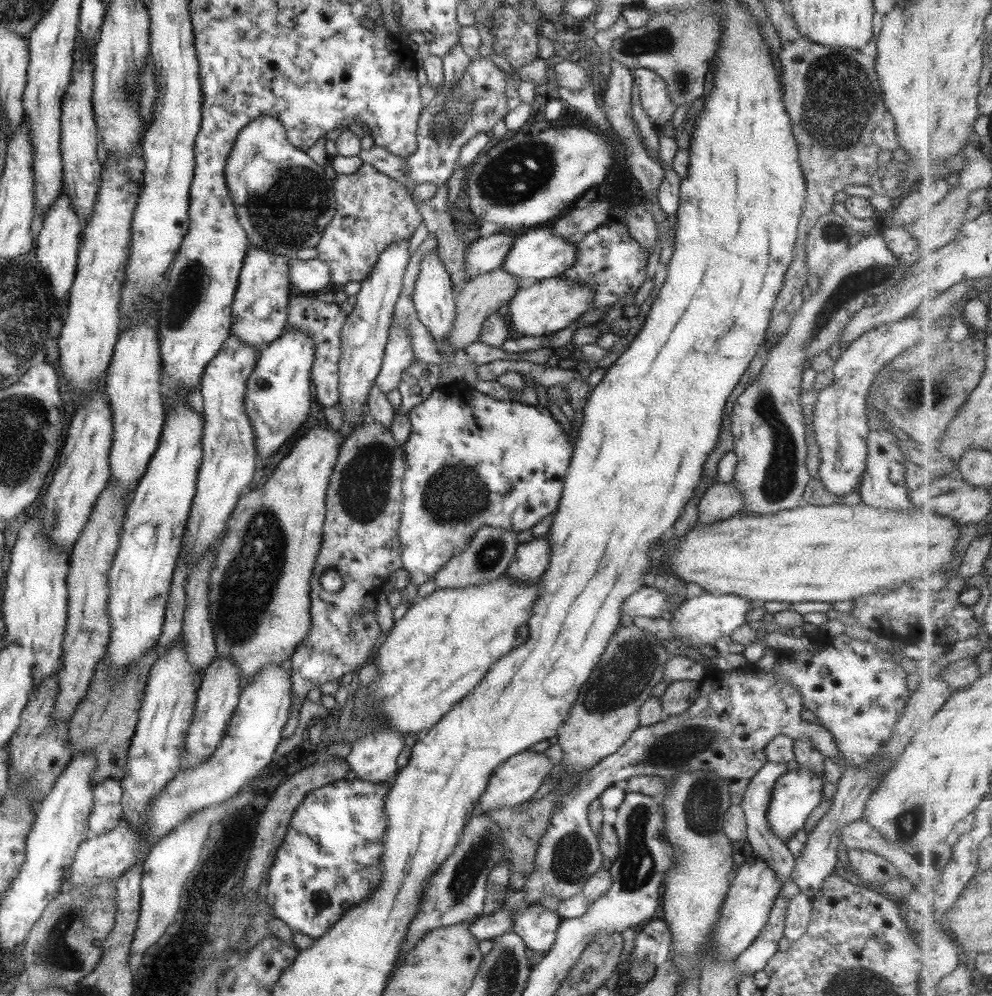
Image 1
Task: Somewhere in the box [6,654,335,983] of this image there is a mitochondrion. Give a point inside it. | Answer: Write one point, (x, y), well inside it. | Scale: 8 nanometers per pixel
(54, 952)

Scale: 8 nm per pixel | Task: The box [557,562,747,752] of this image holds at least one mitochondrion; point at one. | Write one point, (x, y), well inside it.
(626, 676)

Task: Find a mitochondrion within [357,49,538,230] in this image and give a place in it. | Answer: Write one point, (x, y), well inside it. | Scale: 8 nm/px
(454, 112)

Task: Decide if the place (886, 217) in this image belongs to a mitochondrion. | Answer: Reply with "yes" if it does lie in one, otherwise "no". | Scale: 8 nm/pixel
no

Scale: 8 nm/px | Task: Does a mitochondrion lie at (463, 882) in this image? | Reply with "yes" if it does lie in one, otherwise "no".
yes

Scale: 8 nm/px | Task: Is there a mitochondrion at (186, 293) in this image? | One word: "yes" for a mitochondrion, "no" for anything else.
yes

